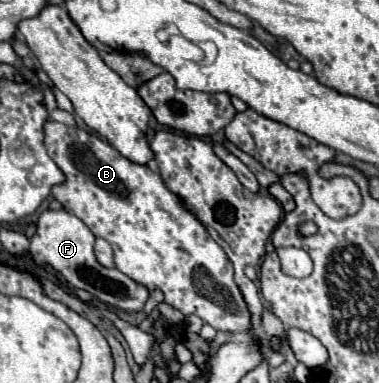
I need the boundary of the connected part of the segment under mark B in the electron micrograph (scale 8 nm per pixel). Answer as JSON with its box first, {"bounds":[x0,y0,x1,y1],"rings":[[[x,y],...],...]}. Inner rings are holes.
{"bounds":[45,121,251,331],"rings":[[[45,121],[45,149],[49,157],[59,165],[65,173],[67,181],[53,187],[53,197],[65,207],[67,213],[79,217],[95,237],[109,241],[115,253],[115,267],[129,275],[133,281],[145,285],[149,291],[159,287],[165,293],[165,303],[173,305],[181,313],[199,315],[205,323],[209,323],[217,331],[249,331],[251,315],[245,307],[245,299],[233,279],[233,265],[225,251],[211,239],[205,227],[191,215],[173,195],[159,173],[149,167],[131,163],[121,157],[109,143],[99,139],[95,133],[89,133],[79,127],[65,127],[57,121]]]}

